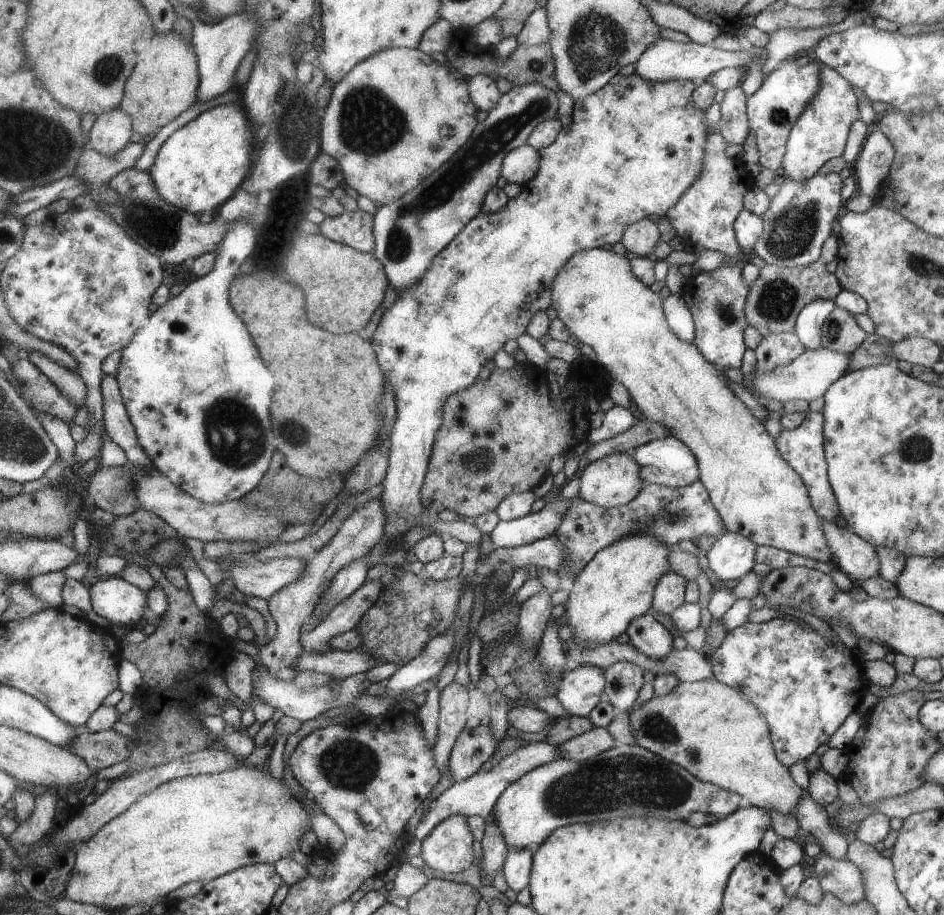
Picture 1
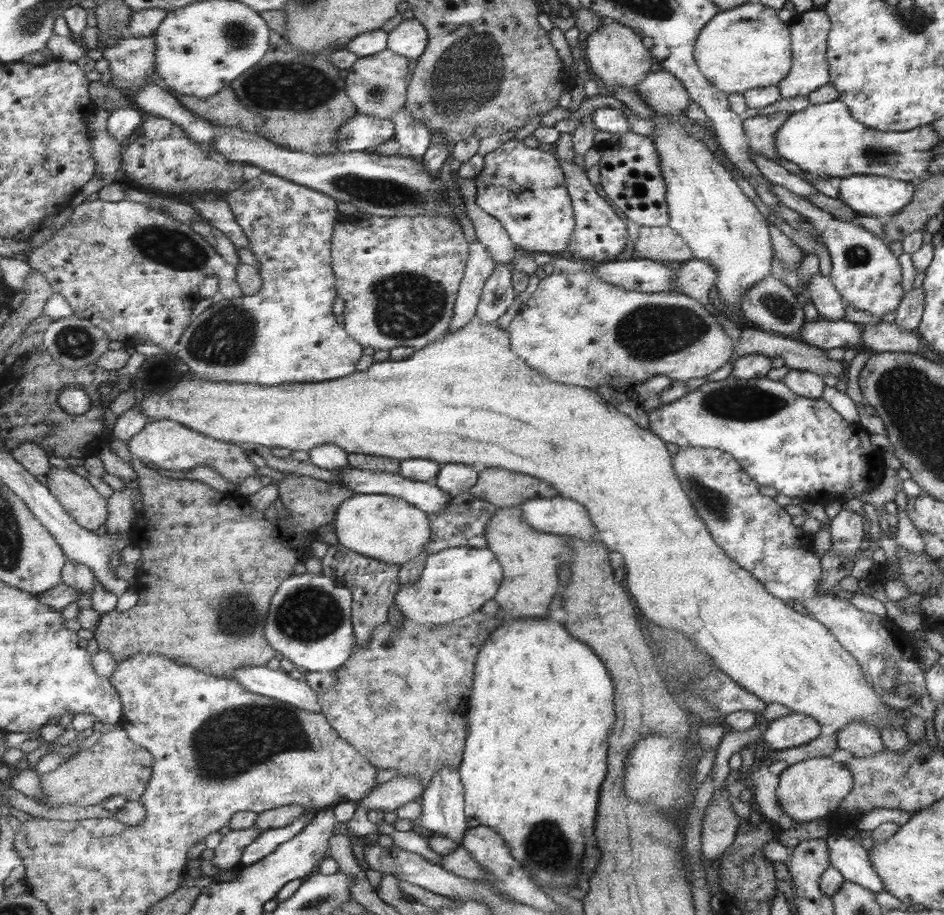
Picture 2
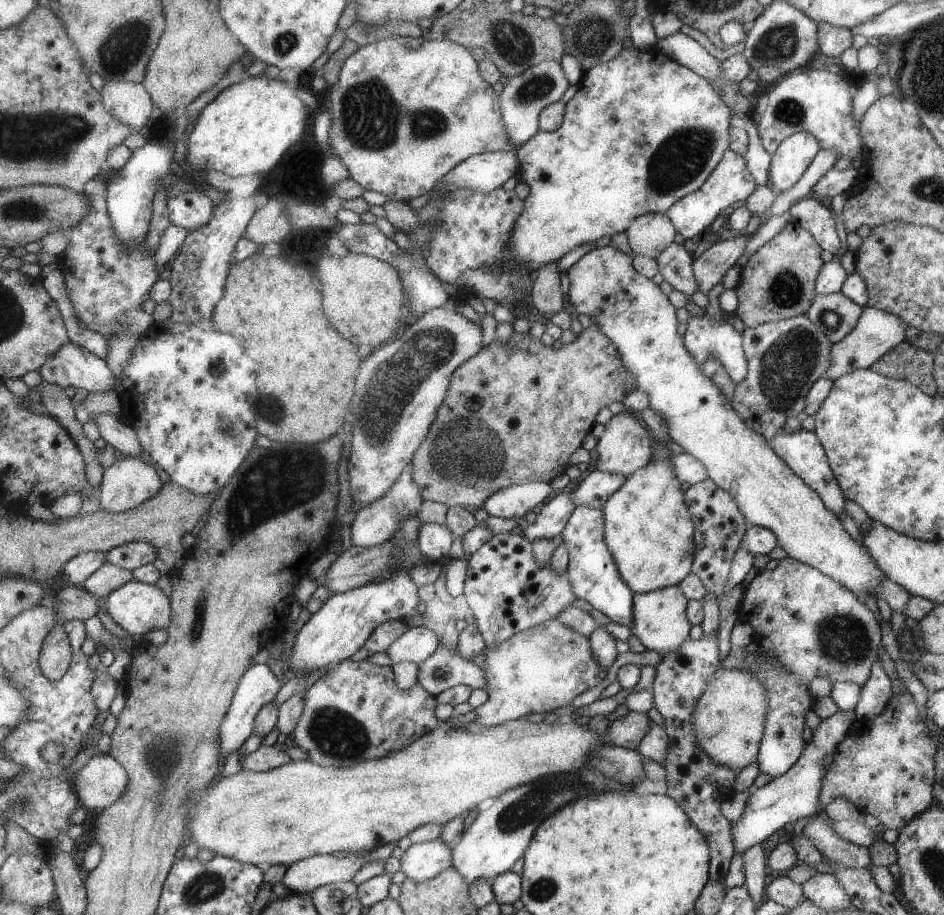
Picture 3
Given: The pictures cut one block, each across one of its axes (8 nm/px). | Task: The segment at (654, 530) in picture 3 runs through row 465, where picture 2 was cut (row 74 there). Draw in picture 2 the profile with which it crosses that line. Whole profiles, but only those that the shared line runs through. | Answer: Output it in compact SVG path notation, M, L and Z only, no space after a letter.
M659 70L647 74L645 80L637 84L635 90L649 108L671 118L671 116L679 116L679 112L687 106L687 102L691 102L691 98L687 98L689 92L683 88L685 86L681 80L675 80L673 74Z

